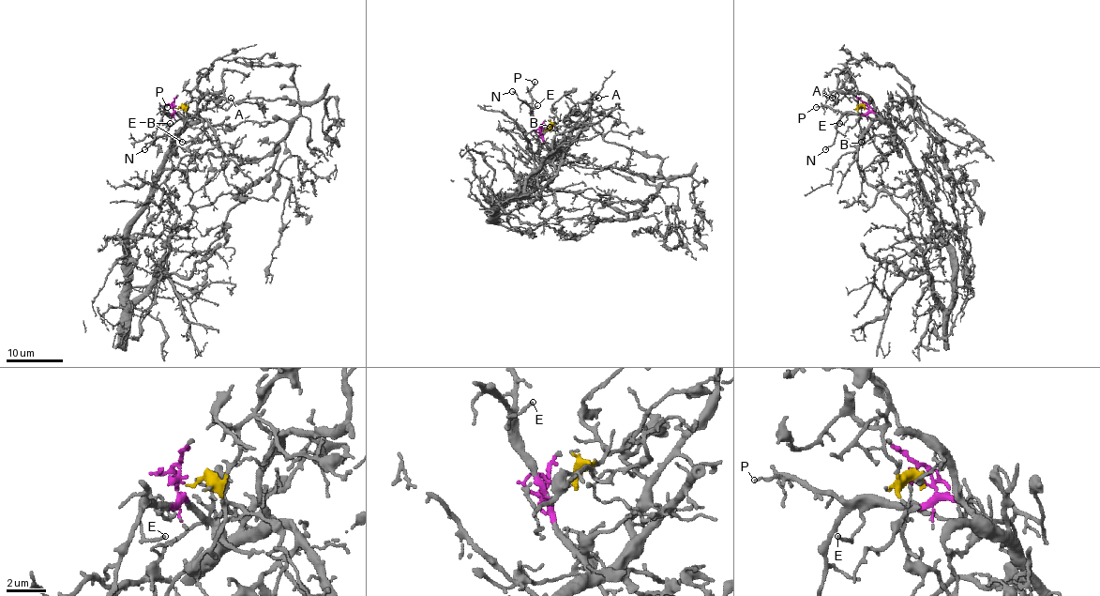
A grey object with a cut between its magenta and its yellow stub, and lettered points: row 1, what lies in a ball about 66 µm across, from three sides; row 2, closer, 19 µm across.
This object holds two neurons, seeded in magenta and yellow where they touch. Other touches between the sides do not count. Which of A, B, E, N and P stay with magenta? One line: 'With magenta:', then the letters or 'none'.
With magenta: E, N, P

